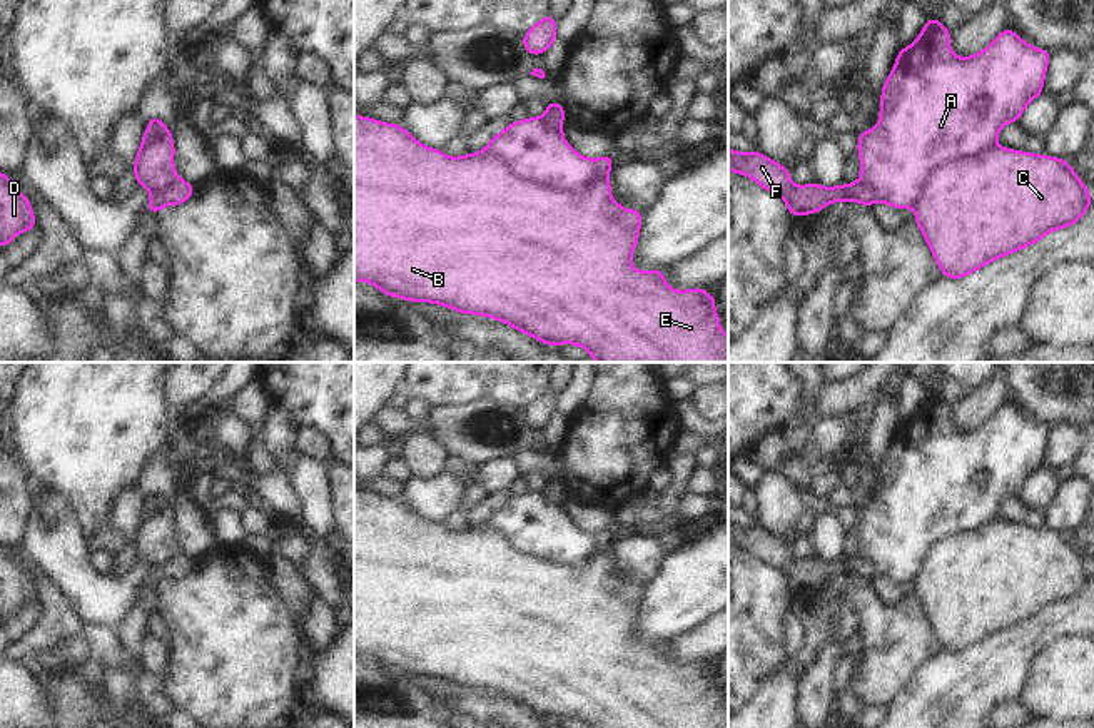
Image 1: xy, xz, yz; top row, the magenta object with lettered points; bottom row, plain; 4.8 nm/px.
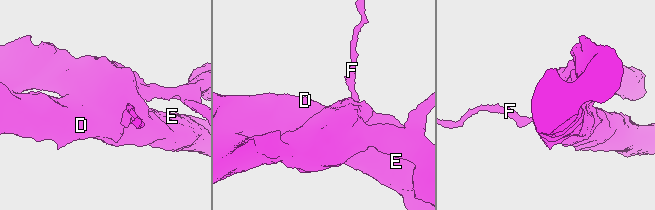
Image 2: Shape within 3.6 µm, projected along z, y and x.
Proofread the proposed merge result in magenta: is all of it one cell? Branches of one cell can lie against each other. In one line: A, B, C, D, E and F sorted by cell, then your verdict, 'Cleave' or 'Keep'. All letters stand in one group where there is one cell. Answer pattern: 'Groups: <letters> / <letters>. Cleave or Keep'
Groups: A / B C D E F. Cleave.

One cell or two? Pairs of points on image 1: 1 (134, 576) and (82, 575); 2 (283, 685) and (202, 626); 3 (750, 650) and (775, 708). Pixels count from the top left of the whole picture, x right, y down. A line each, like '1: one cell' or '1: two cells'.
1: one cell
2: one cell
3: two cells

